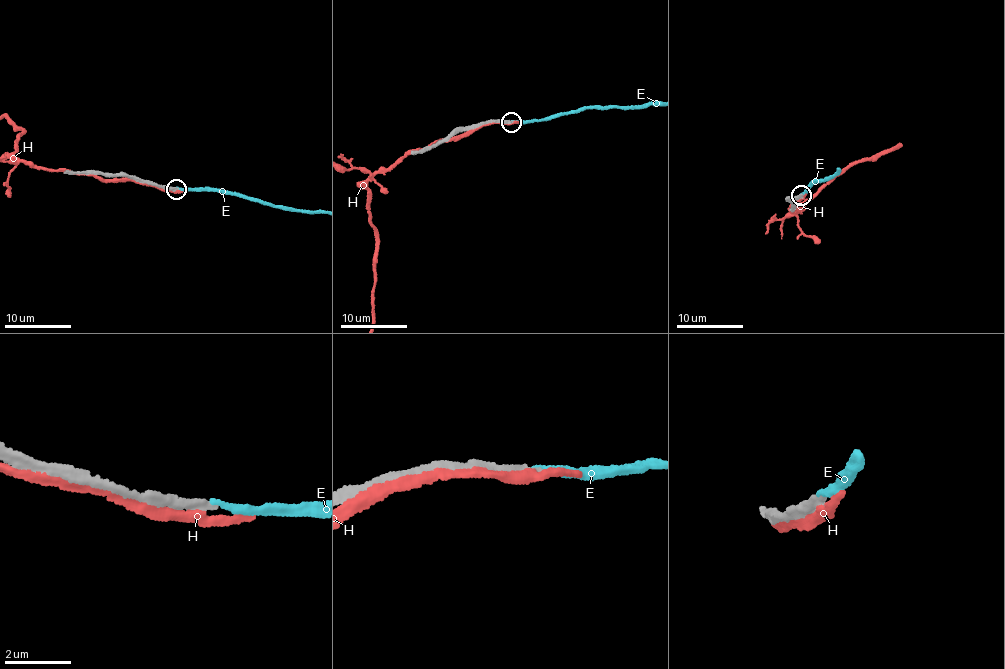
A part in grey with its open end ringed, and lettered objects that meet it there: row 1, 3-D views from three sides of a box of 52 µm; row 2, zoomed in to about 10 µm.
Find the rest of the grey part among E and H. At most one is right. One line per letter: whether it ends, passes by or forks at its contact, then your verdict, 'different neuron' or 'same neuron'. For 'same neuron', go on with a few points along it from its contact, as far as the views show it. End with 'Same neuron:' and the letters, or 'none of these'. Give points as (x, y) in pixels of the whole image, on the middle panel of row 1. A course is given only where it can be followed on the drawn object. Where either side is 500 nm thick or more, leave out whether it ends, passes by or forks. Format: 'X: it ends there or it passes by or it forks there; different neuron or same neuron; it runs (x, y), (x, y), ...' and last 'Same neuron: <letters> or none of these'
E: it ends there; different neuron
H: it passes by; different neuron
Same neuron: none of these

